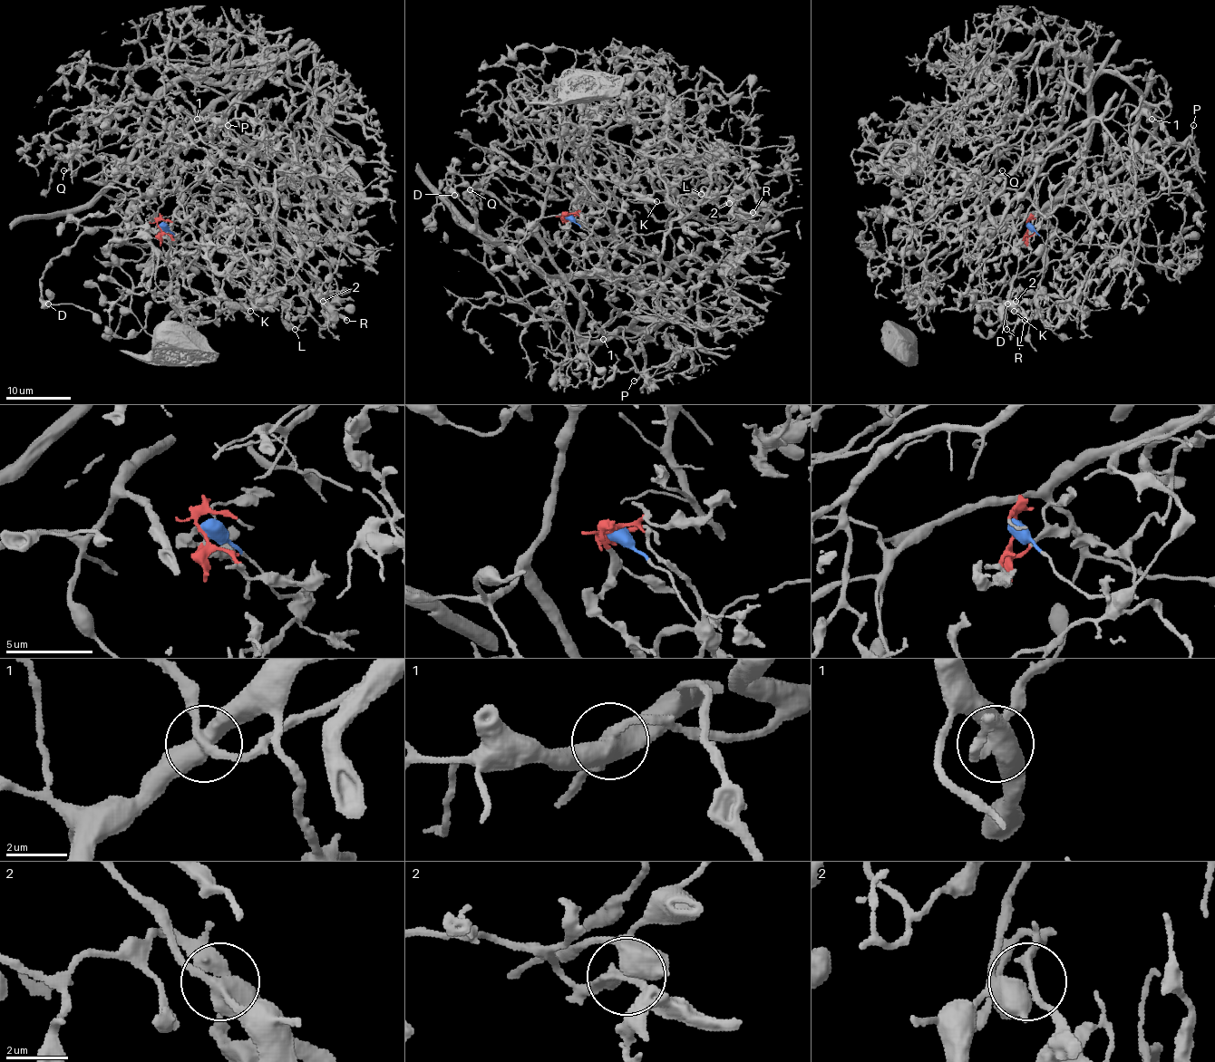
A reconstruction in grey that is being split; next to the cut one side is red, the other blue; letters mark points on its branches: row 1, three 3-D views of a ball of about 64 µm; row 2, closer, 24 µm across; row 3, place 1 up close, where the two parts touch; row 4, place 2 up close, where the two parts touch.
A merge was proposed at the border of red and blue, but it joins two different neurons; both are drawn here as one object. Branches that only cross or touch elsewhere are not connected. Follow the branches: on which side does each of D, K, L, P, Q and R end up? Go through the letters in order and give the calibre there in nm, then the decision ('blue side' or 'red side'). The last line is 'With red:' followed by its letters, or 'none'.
D: 650 nm thick; blue side
K: 500 nm thick; blue side
L: 200 nm thick; red side
P: 160 nm thick; blue side
Q: 160 nm thick; red side
R: 400 nm thick; red side
With red: L, Q, R

